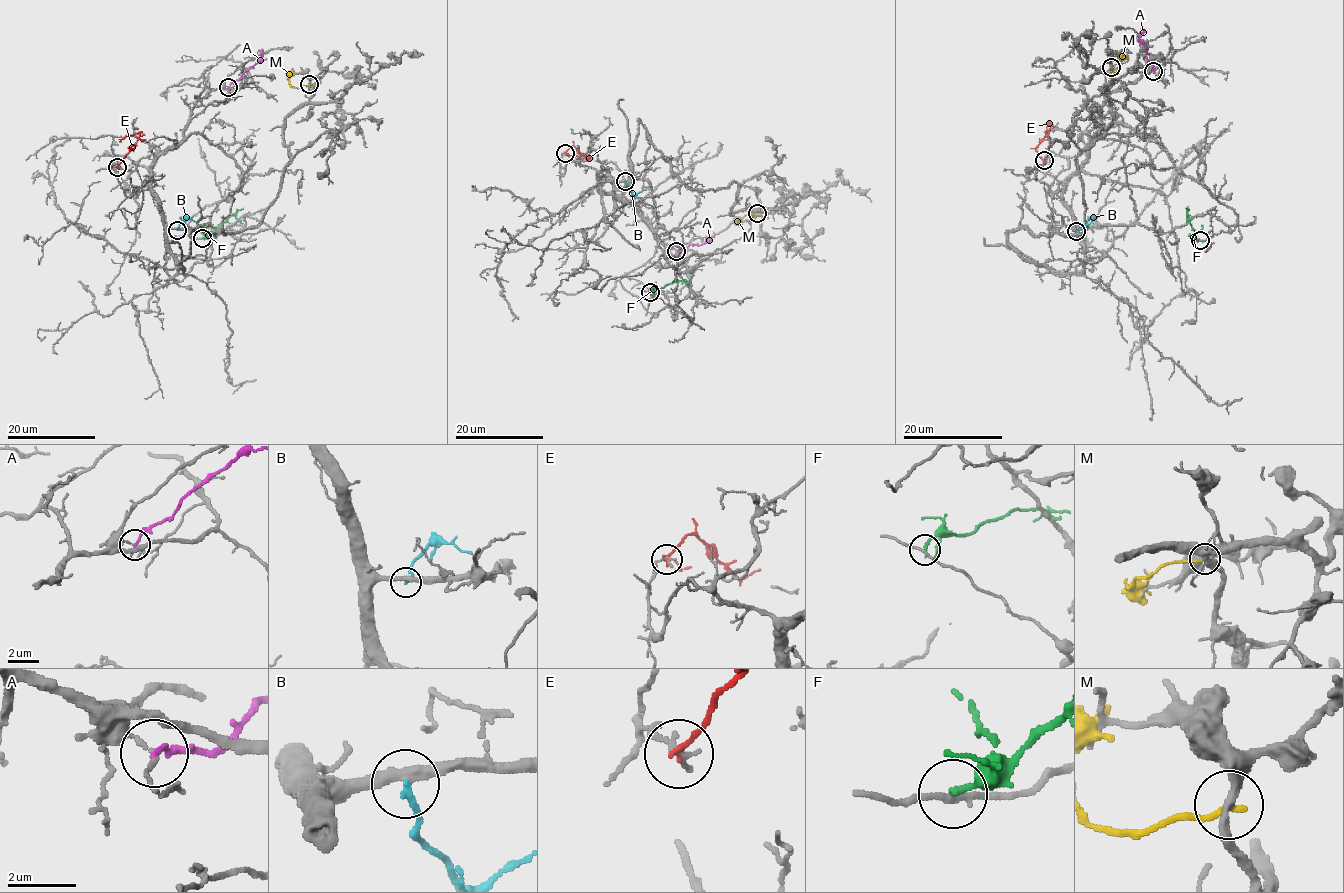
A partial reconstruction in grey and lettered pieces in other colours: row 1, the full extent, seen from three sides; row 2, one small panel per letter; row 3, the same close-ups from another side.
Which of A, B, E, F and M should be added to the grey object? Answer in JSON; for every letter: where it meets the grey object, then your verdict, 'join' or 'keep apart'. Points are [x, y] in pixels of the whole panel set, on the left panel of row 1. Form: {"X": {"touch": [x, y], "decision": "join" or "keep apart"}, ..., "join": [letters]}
{"A": {"touch": [228, 87], "decision": "keep apart"}, "B": {"touch": [177, 230], "decision": "keep apart"}, "E": {"touch": [117, 167], "decision": "keep apart"}, "F": {"touch": [202, 238], "decision": "keep apart"}, "M": {"touch": [309, 84], "decision": "keep apart"}, "join": []}

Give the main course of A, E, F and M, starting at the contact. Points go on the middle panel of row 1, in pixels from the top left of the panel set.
A: (676, 250), (684, 250), (691, 244), (702, 245), (709, 238), (711, 240), (706, 243)
E: (565, 153), (572, 145), (587, 157), (567, 153)
F: (650, 292), (653, 288), (663, 288), (676, 280), (691, 281)
M: (757, 213), (736, 221), (742, 224)

